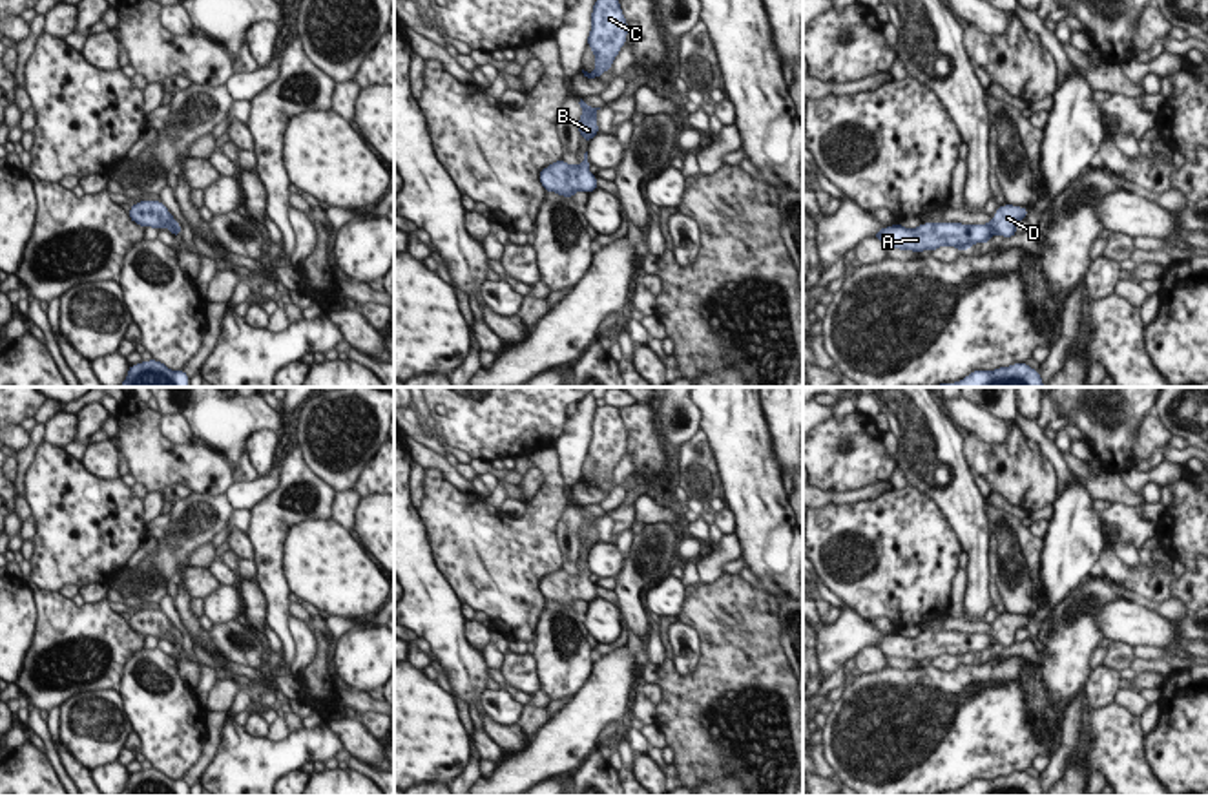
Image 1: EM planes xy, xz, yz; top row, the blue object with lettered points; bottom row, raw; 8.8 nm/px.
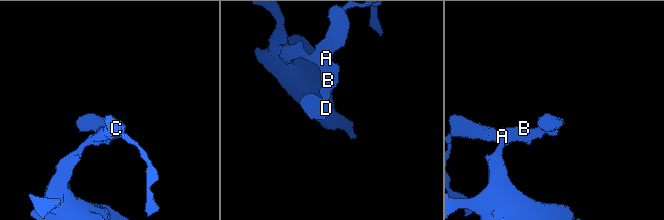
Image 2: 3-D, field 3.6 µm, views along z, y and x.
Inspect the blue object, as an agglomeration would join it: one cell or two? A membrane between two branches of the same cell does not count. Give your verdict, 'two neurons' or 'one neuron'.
one neuron

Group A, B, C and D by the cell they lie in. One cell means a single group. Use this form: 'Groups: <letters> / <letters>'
Groups: A B C D.

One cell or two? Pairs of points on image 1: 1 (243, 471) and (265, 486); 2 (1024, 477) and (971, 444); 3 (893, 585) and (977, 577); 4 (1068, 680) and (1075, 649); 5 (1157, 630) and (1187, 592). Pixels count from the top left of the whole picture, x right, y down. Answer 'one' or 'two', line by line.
1: two
2: one
3: two
4: one
5: two

